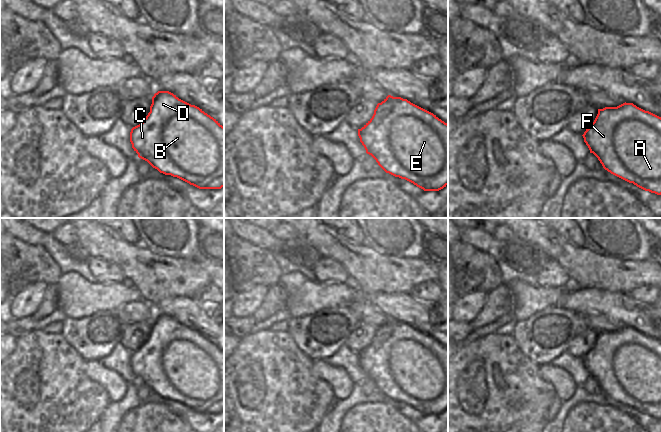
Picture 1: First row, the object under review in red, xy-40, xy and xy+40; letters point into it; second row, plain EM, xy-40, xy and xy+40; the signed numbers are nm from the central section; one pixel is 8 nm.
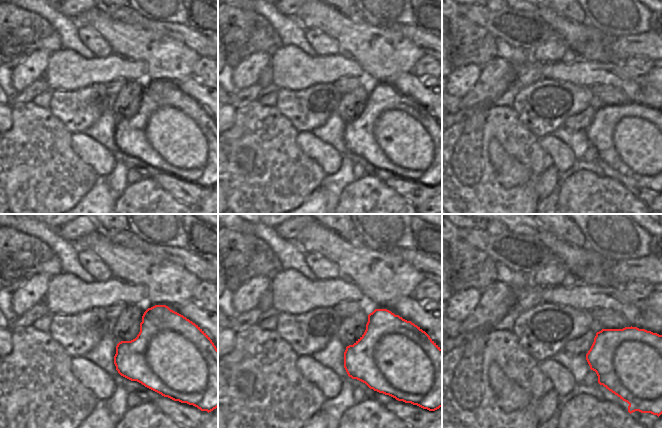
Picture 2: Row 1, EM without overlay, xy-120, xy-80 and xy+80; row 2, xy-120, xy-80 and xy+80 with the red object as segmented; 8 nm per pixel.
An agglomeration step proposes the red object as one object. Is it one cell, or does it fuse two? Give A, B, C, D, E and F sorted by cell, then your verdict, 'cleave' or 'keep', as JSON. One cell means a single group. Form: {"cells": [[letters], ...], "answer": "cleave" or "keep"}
{"cells": [["A", "B", "C", "D", "E", "F"]], "answer": "keep"}

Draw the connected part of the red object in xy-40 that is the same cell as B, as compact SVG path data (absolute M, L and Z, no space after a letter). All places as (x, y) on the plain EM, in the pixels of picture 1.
M169 315L154 318L150 336L139 349L131 353L130 366L138 381L160 397L177 401L199 413L224 411L224 351L199 331L179 323Z

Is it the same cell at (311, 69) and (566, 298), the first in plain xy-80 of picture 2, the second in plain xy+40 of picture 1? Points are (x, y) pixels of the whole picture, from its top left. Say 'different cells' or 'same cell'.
different cells

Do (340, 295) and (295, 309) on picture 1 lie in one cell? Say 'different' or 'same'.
same

